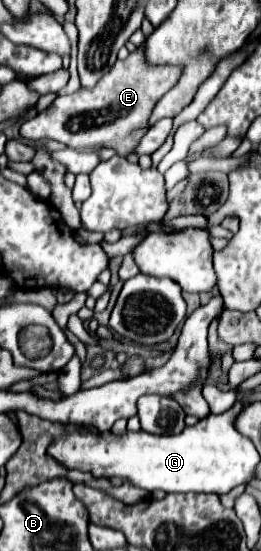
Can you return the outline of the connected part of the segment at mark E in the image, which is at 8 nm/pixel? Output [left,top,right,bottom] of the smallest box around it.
[21,47,181,155]

